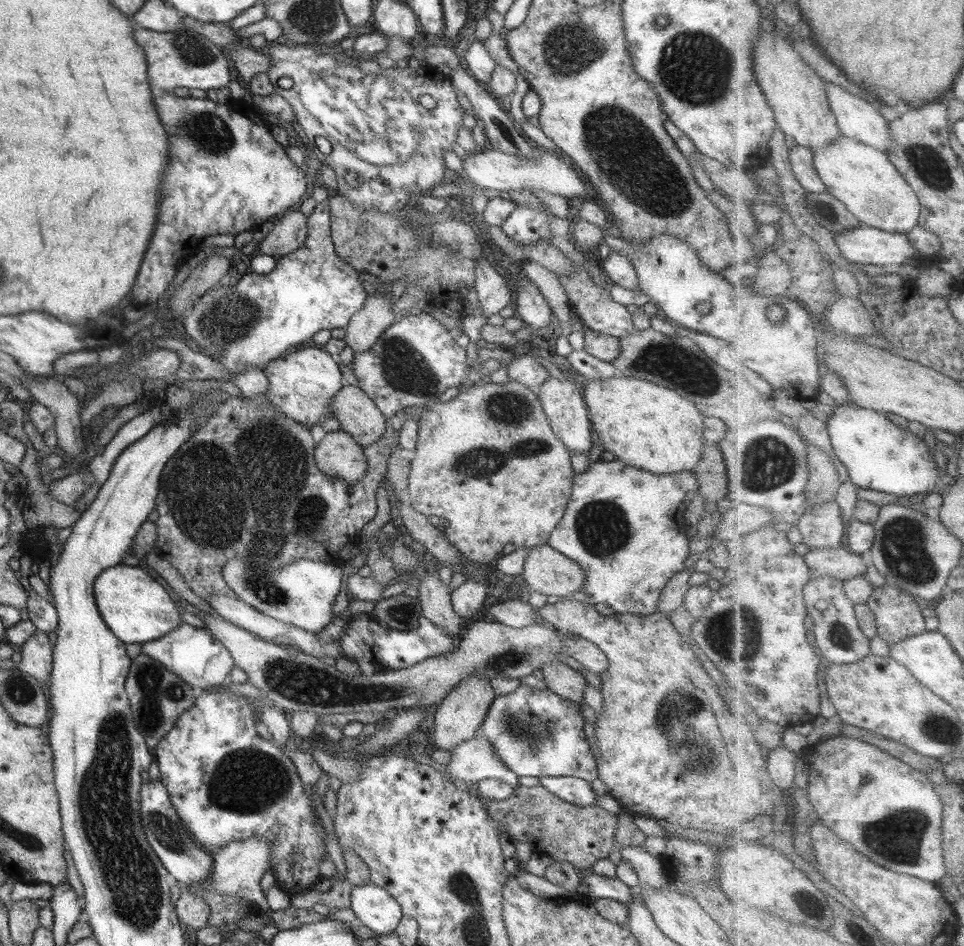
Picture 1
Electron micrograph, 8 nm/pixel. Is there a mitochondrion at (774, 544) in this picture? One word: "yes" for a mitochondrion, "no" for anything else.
no

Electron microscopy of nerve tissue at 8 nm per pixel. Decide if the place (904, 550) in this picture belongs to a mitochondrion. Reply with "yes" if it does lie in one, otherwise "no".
yes

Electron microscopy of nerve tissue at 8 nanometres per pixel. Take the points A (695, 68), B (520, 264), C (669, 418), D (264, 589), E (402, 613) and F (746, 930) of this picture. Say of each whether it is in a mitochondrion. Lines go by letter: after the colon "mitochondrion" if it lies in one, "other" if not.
A: mitochondrion
B: other
C: other
D: mitochondrion
E: mitochondrion
F: other

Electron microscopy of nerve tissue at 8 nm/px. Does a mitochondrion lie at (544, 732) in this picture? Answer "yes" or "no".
yes

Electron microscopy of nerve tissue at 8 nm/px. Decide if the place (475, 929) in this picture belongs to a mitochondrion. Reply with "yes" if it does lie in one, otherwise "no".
yes

